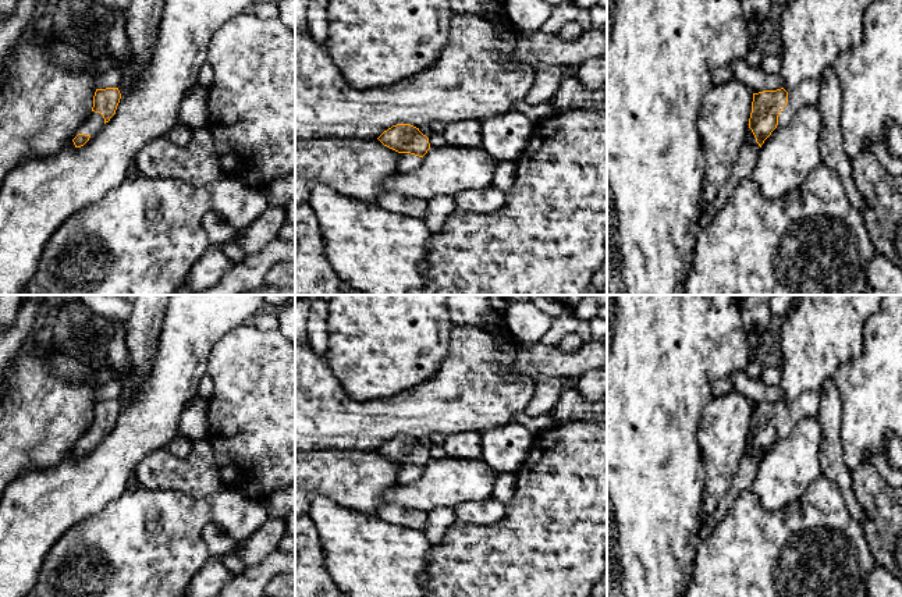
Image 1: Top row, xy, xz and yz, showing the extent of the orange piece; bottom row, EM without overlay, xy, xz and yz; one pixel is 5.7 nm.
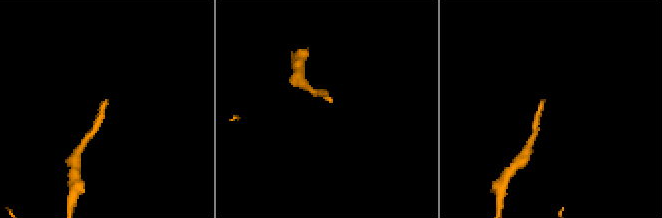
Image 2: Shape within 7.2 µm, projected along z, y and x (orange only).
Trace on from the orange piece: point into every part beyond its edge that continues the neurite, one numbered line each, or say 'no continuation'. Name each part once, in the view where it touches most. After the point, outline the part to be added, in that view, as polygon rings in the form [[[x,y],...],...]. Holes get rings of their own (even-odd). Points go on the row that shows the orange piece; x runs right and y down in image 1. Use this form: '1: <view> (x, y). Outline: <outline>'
1: yz (808, 92). Outline: [[[805,79],[788,93],[788,103],[778,116],[778,128],[788,125],[793,114],[806,104],[817,104],[820,97],[820,81]]]

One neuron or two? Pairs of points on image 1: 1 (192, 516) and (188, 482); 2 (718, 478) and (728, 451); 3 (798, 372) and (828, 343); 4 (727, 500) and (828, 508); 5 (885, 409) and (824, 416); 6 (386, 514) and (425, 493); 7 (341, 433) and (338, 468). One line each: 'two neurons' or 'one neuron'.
1: two neurons
2: one neuron
3: one neuron
4: two neurons
5: two neurons
6: two neurons
7: two neurons

